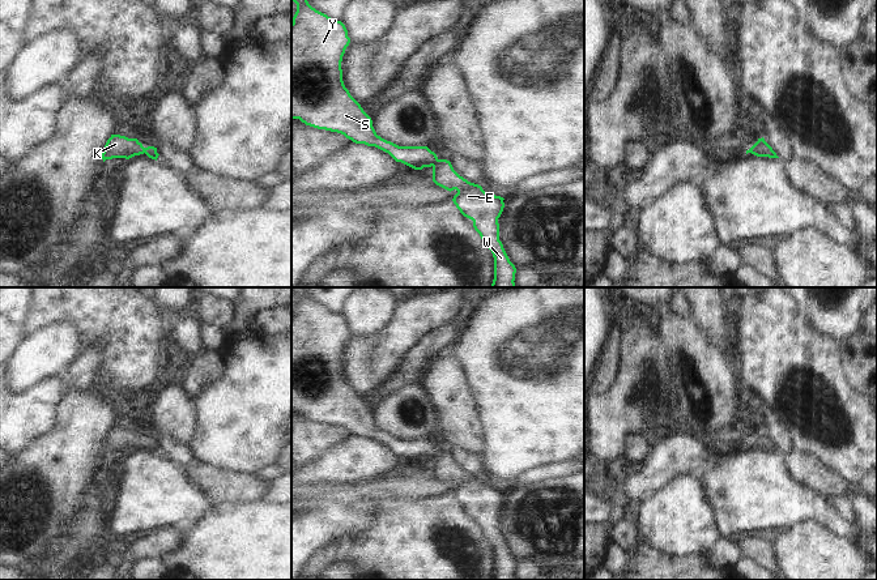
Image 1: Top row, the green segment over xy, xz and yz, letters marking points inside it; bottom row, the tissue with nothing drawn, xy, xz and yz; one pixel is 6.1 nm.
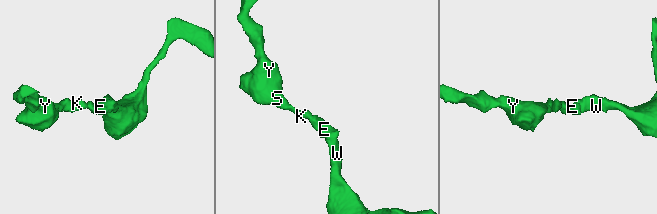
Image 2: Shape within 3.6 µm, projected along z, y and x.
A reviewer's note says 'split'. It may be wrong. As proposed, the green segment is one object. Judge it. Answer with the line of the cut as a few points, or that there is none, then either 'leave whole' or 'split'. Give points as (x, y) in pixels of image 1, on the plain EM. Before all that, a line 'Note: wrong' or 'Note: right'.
Note: wrong
cut none; leave whole

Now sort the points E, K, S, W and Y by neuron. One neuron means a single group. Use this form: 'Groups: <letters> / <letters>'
Groups: E K S W Y.

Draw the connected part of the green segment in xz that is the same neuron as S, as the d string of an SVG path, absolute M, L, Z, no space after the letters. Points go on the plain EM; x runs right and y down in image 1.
M291 287L291 294L297 297L291 315L291 411L299 411L306 418L318 422L341 426L356 436L375 439L388 445L396 455L414 462L431 460L433 474L437 478L450 485L457 483L452 491L454 496L464 509L473 513L474 523L493 546L494 572L490 580L515 580L516 560L499 533L498 511L503 504L505 491L490 487L481 478L460 469L450 453L439 452L427 439L399 439L378 428L371 410L350 388L342 374L341 354L350 336L345 317L312 300L306 287Z

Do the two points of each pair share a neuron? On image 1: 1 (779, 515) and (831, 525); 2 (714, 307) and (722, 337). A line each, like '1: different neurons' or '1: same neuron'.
1: same neuron
2: same neuron

